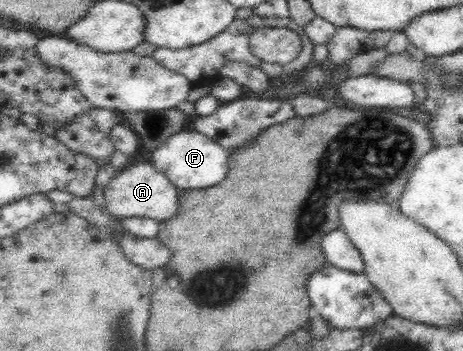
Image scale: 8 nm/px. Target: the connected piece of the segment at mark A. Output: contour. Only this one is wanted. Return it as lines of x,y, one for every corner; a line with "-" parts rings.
135,163
127,169
119,169
118,175
114,176
102,189
104,198
103,211
107,216
116,218
146,217
159,221
165,221
175,213
179,191
167,180
167,177
153,168
151,163

